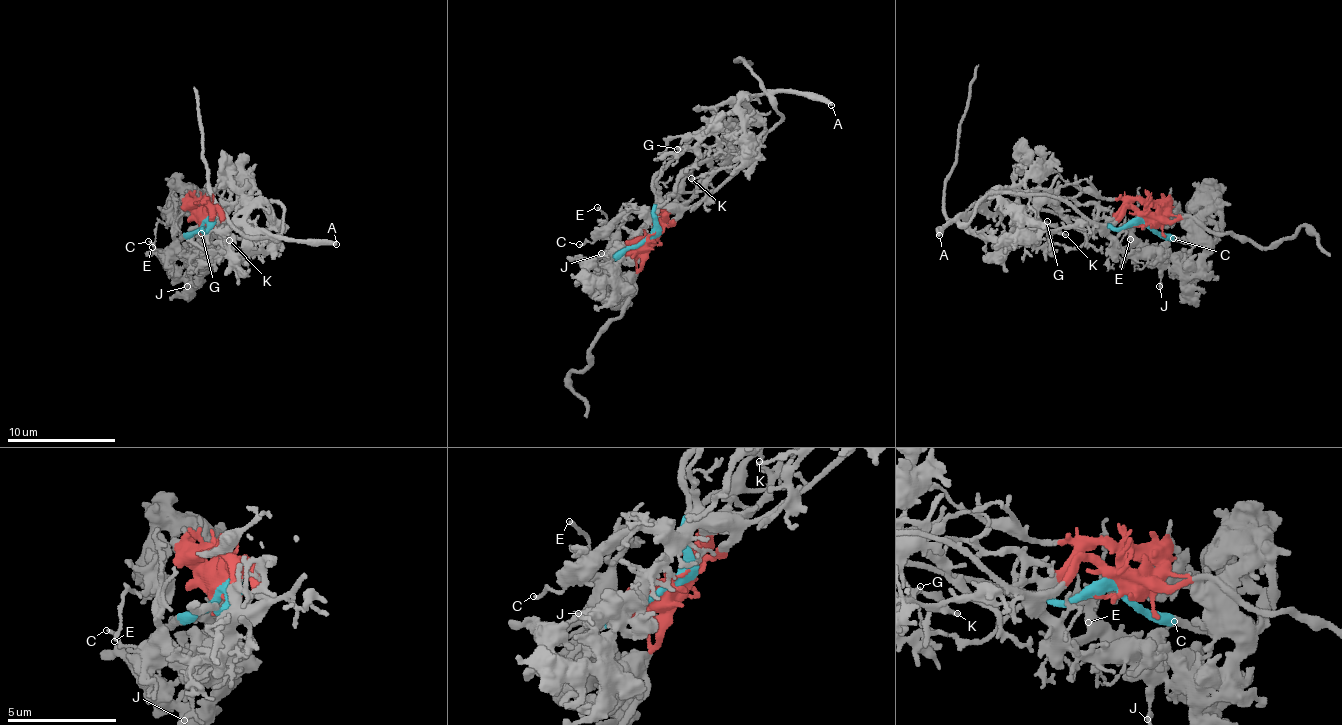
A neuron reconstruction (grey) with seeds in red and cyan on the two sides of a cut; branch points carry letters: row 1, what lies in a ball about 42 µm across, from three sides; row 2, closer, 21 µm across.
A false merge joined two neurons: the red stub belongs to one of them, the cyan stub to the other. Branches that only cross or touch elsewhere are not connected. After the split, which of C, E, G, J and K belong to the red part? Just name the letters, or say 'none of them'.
C, E, J

